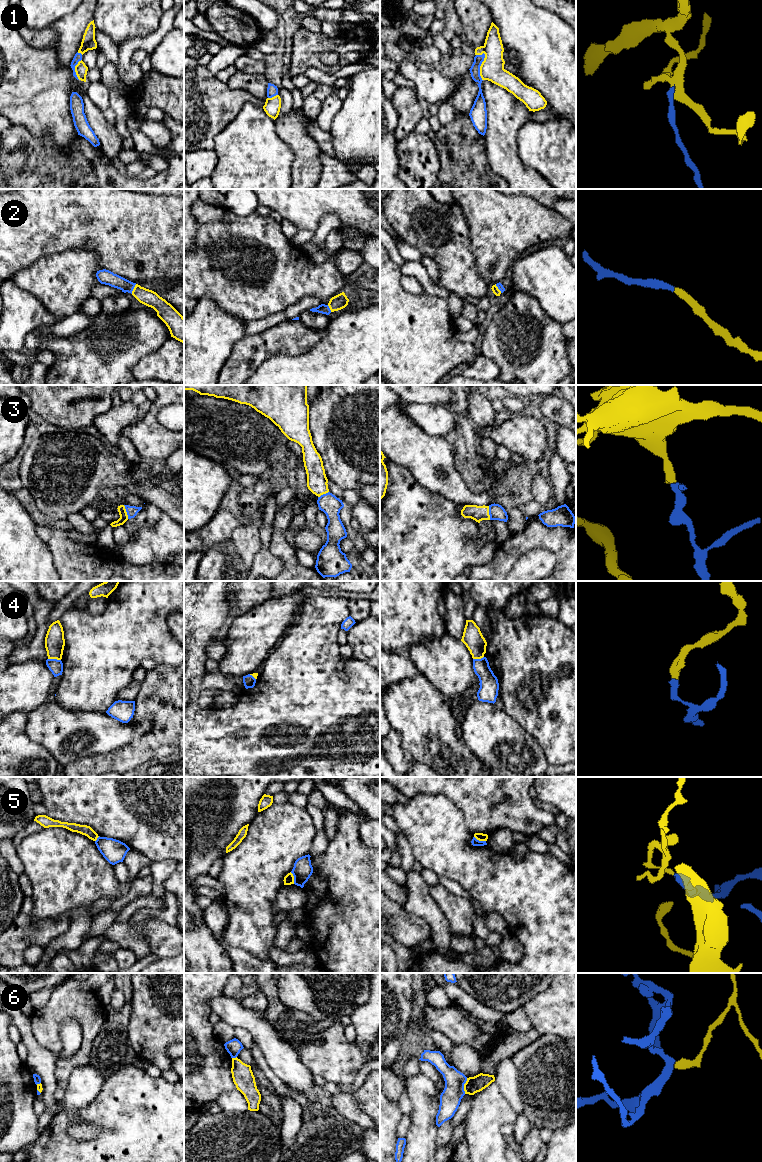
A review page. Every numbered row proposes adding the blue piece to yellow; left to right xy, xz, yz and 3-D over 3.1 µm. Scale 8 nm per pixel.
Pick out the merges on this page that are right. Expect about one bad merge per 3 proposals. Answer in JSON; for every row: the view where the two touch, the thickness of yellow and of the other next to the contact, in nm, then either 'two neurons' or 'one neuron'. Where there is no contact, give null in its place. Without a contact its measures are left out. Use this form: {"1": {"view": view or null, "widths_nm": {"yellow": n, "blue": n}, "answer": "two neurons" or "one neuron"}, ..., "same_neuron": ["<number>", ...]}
{"1": {"view": "yz", "widths_nm": {"yellow": 190, "blue": 80}, "answer": "one neuron"}, "2": {"view": "xy", "widths_nm": {"yellow": 130, "blue": 120}, "answer": "one neuron"}, "3": {"view": "xy", "widths_nm": {"yellow": 70, "blue": 90}, "answer": "one neuron"}, "4": {"view": "xy", "widths_nm": {"yellow": 160, "blue": 110}, "answer": "one neuron"}, "5": {"view": "xz", "widths_nm": {"yellow": 80, "blue": 160}, "answer": "two neurons"}, "6": {"view": "yz", "widths_nm": {"yellow": 130, "blue": 170}, "answer": "two neurons"}, "same_neuron": ["1", "2", "3", "4"]}

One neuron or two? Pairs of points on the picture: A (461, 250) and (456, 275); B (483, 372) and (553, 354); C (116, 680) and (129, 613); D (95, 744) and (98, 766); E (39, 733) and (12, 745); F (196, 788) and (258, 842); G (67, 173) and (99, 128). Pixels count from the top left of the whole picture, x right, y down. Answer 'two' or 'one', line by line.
A: one
B: two
C: one
D: two
E: two
F: two
G: two

